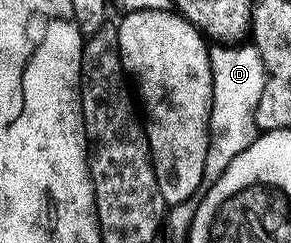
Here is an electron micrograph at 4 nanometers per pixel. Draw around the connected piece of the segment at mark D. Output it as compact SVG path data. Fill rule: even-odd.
M252 45L211 46L210 64L212 65L210 148L204 165L203 188L216 185L224 169L228 169L228 165L232 165L232 161L236 161L236 157L240 157L240 153L244 153L244 149L248 149L248 145L254 143L259 134L254 118L260 105L260 93L264 93L267 76L264 61Z

